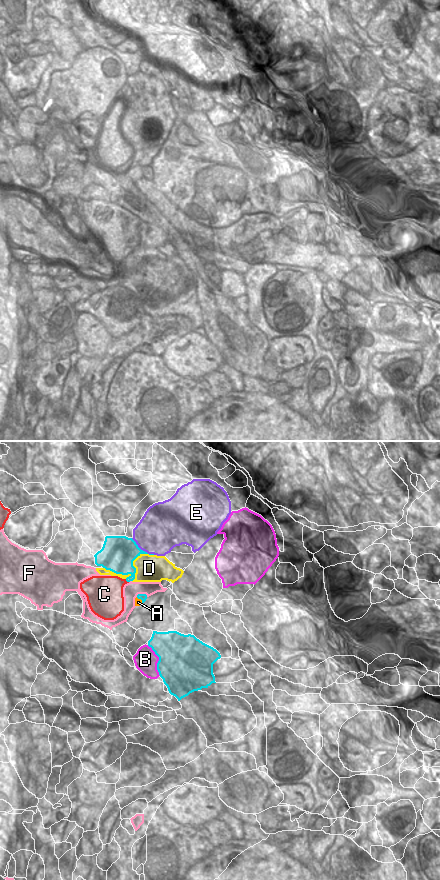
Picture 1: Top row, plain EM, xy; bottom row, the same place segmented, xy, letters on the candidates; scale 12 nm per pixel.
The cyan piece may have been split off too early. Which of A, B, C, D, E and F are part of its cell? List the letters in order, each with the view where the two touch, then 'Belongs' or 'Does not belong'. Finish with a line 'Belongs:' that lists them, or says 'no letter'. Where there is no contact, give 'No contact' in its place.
A: Touches cyan in xy. Does not belong
B: Touches cyan in xy. Does not belong
C: Touches cyan in xy. Does not belong
D: Touches cyan in xy. Does not belong
E: Touches cyan in xy. Does not belong
F: Touches cyan in xy. Does not belong
Belongs: no letter.

